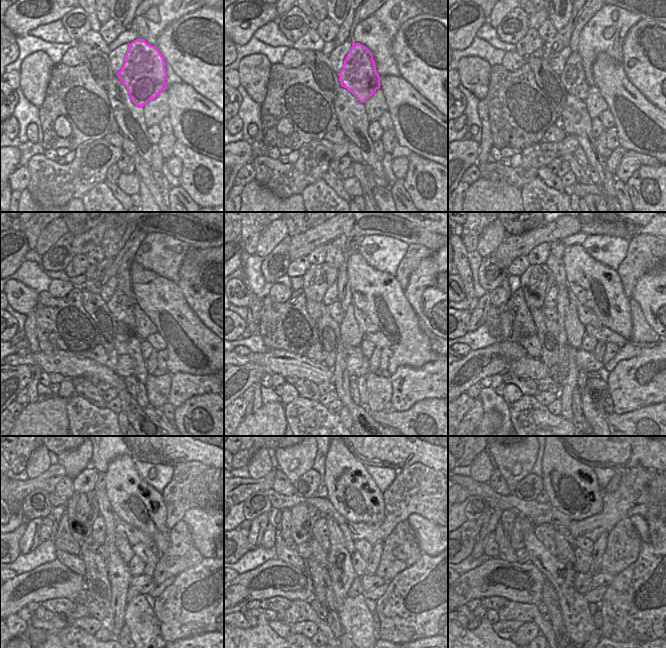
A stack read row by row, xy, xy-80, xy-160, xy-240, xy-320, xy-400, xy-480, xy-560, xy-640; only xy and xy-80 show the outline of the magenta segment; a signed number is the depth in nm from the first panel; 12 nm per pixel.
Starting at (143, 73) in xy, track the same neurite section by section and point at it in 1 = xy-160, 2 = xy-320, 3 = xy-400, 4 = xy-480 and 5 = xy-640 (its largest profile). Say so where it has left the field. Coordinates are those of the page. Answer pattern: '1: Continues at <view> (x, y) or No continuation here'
1: Continues at xy-160 (573, 78)
2: Continues at xy-320 (335, 310)
3: Continues at xy-400 (551, 314)
4: Continues at xy-480 (89, 544)
5: Continues at xy-640 (523, 556).

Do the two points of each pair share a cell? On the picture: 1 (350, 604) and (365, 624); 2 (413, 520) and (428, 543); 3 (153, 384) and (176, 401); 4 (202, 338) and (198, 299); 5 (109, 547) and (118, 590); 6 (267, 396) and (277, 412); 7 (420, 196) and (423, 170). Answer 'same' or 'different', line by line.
1: same
2: same
3: different
4: different
5: same
6: different
7: same

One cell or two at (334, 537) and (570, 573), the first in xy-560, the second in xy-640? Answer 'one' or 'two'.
one

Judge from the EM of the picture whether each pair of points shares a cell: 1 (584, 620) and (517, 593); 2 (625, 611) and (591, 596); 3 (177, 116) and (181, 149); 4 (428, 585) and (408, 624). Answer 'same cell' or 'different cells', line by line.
1: different cells
2: different cells
3: different cells
4: same cell

